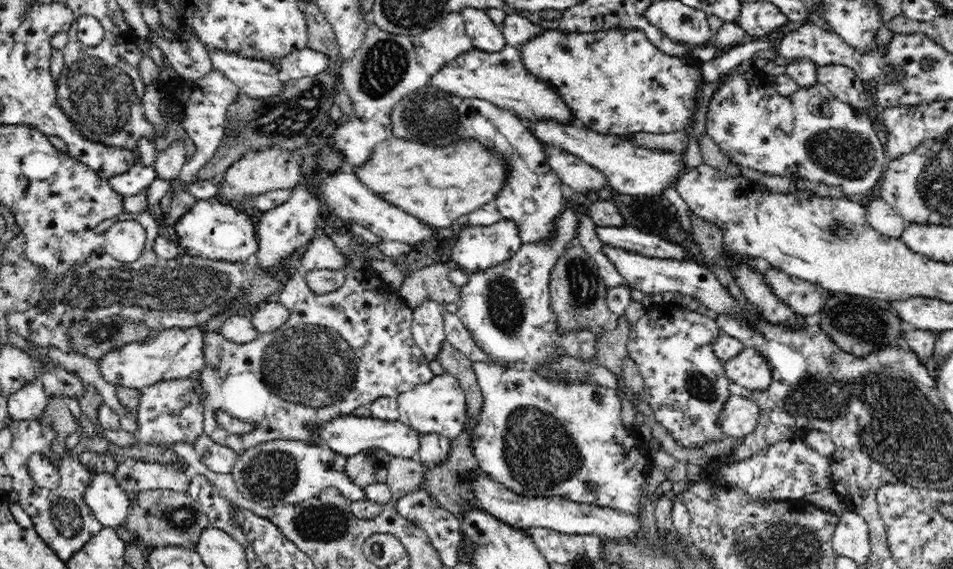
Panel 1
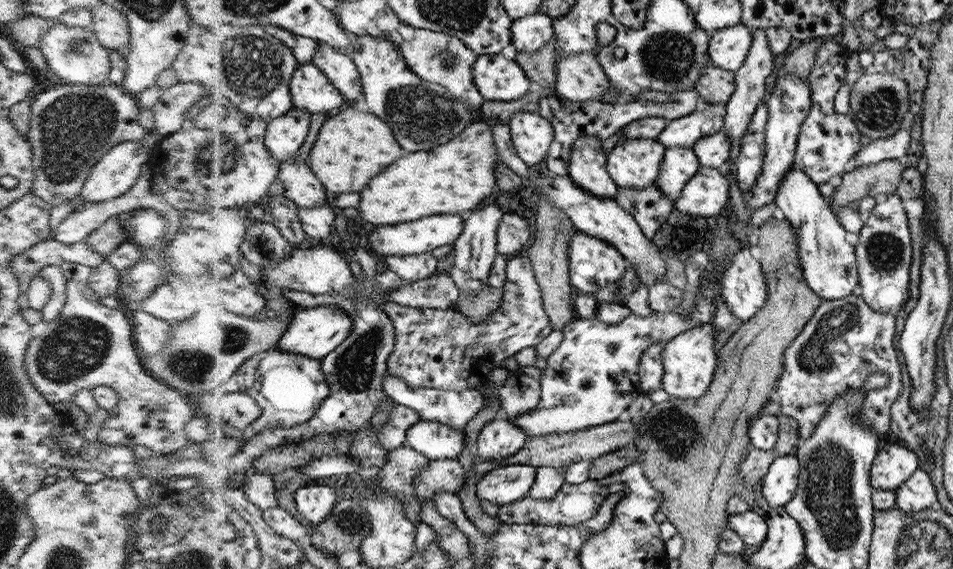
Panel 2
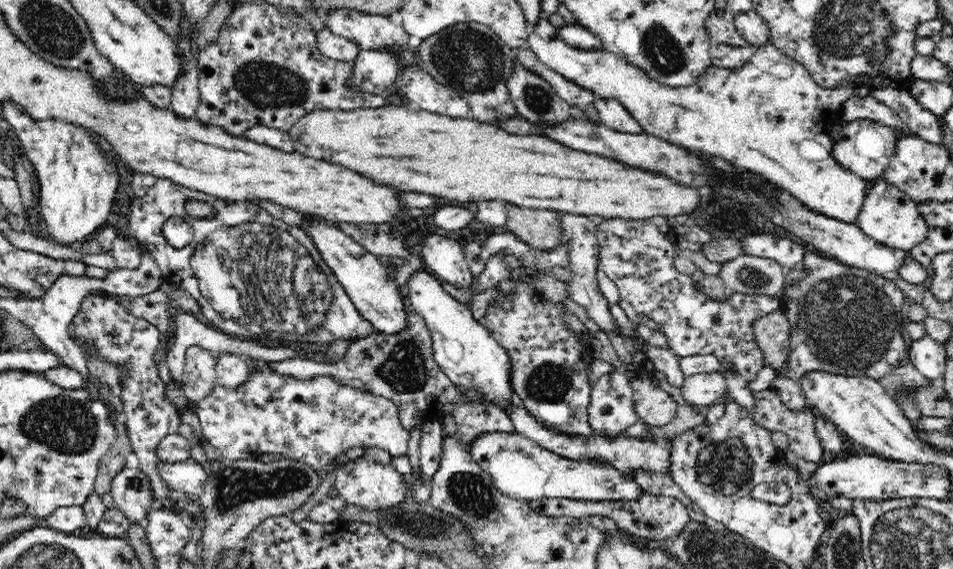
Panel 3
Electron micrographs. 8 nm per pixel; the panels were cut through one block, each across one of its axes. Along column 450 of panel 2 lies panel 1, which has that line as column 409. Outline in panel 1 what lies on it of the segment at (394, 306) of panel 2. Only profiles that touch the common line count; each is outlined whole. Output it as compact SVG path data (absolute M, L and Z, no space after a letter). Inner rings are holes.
M317 234L309 242L300 266L291 271L288 281L277 292L278 302L288 311L286 322L280 328L270 336L246 344L234 344L220 333L216 334L216 330L203 331L203 364L198 373L188 378L198 387L203 418L207 422L204 432L214 442L231 448L237 455L258 444L279 439L294 440L323 449L328 447L323 432L326 424L341 419L341 416L352 415L359 406L372 404L382 398L396 399L401 393L413 390L420 384L428 384L436 378L413 339L413 310L390 290L389 284L380 280L379 275L371 269L371 260L368 245L356 236L352 235L350 250L342 252L330 237ZM318 268L326 268L328 272L344 272L343 285L325 295L311 291L305 276L308 271ZM216 410L224 410L237 420L254 422L260 426L256 432L246 436L227 434L214 423Z

